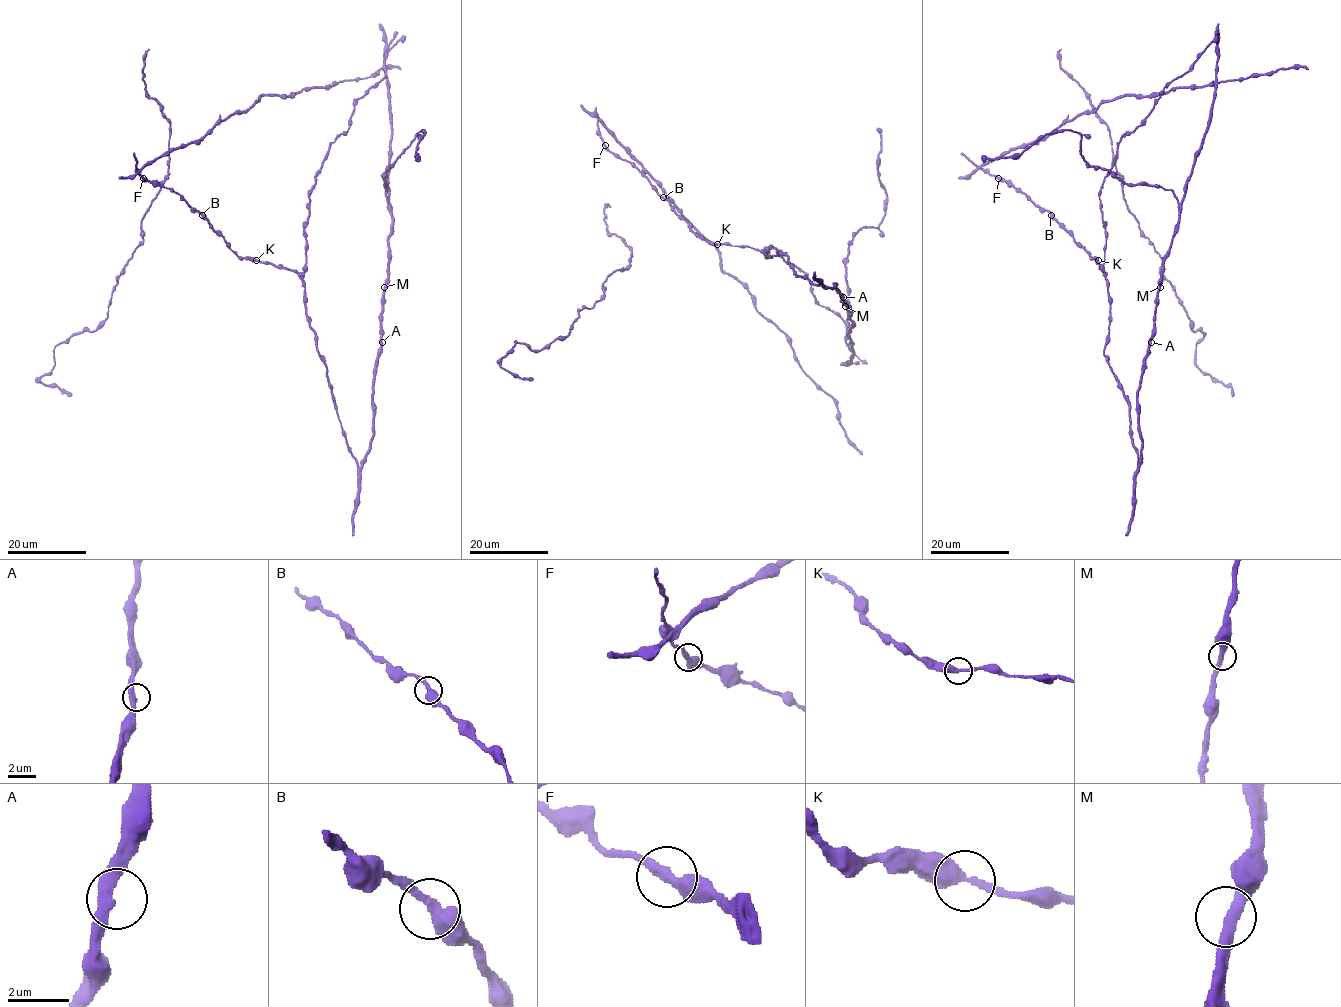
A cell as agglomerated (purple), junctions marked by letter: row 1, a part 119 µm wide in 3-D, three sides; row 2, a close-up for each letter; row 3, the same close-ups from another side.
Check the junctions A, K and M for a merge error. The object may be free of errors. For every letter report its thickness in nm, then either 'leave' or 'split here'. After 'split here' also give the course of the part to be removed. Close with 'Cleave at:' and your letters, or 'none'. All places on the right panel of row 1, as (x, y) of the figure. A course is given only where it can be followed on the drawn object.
A: 360 nm | leave
K: 380 nm | leave
M: 360 nm | leave
Cleave at: none

